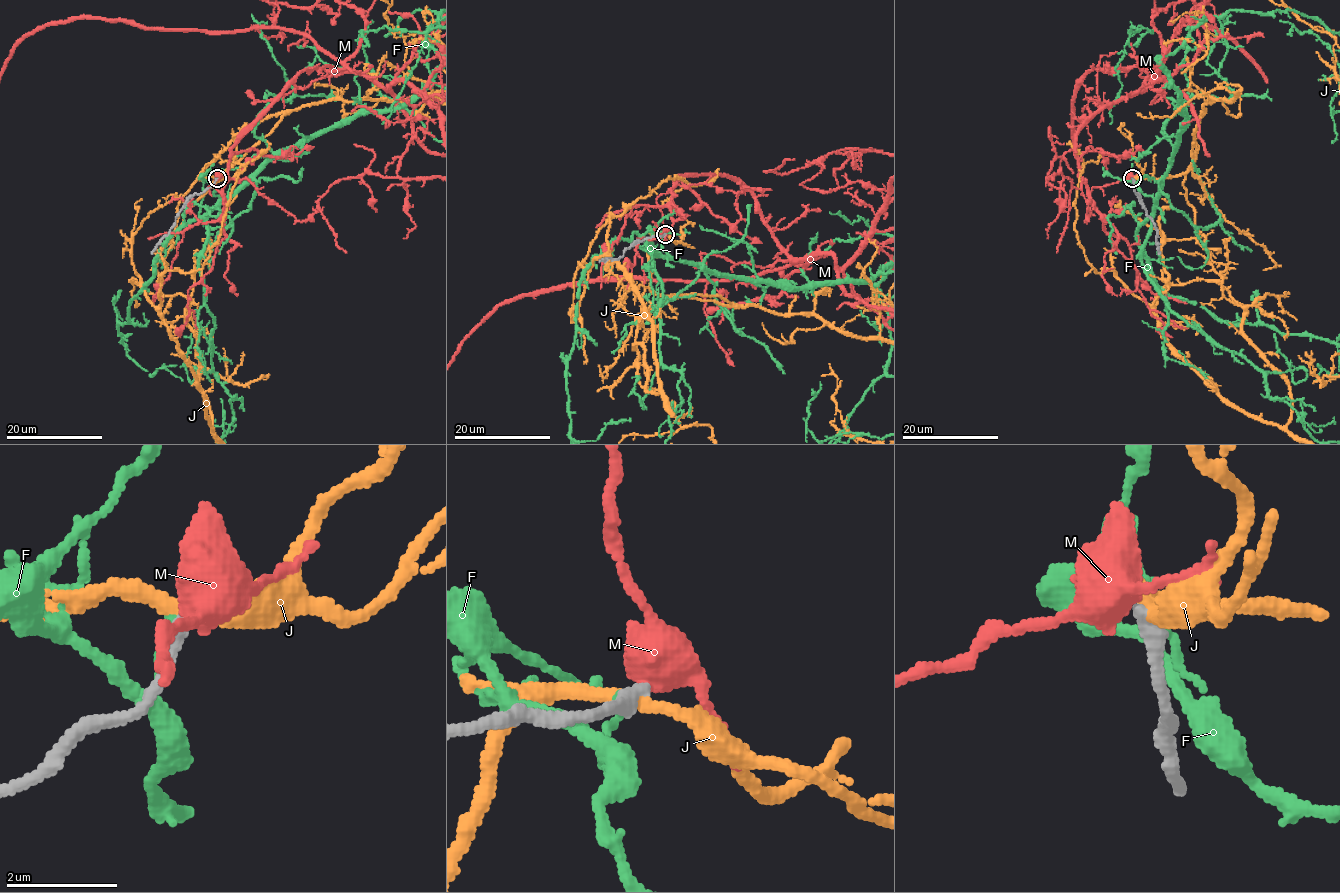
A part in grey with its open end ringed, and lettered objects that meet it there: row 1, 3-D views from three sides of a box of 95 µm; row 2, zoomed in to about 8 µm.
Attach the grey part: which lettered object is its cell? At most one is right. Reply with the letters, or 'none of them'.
none of them

